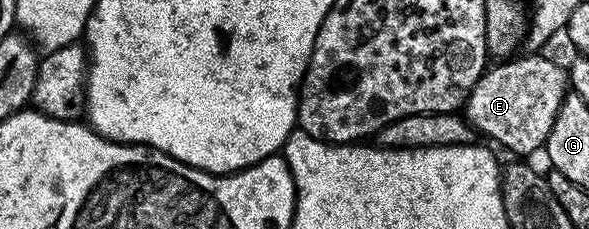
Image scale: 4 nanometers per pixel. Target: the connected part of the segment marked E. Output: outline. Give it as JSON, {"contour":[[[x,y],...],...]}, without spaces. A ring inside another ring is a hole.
{"contour":[[[545,54],[525,55],[529,56],[518,55],[516,58],[494,63],[497,65],[494,68],[492,65],[481,75],[479,82],[475,82],[475,86],[469,91],[469,96],[463,105],[465,119],[480,135],[482,132],[487,139],[494,140],[494,142],[489,142],[494,145],[502,144],[509,152],[518,152],[516,155],[521,158],[529,158],[532,152],[540,153],[544,149],[547,138],[555,126],[555,118],[571,88],[566,69],[562,65],[560,68],[555,61],[541,56]]]}

